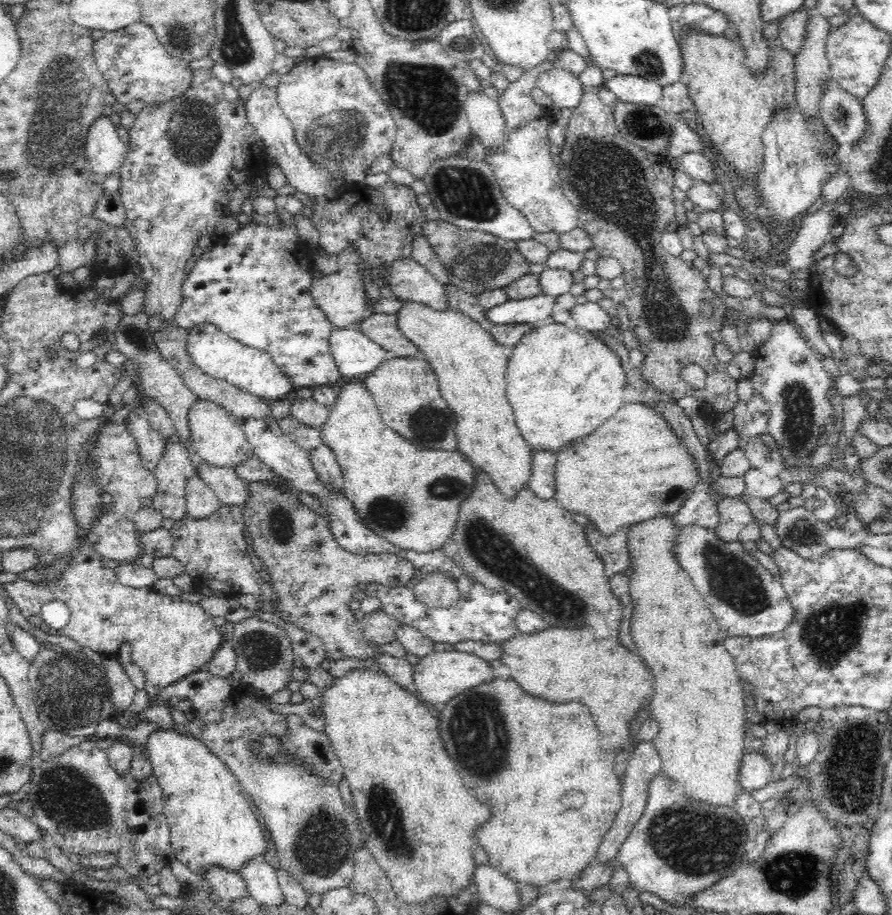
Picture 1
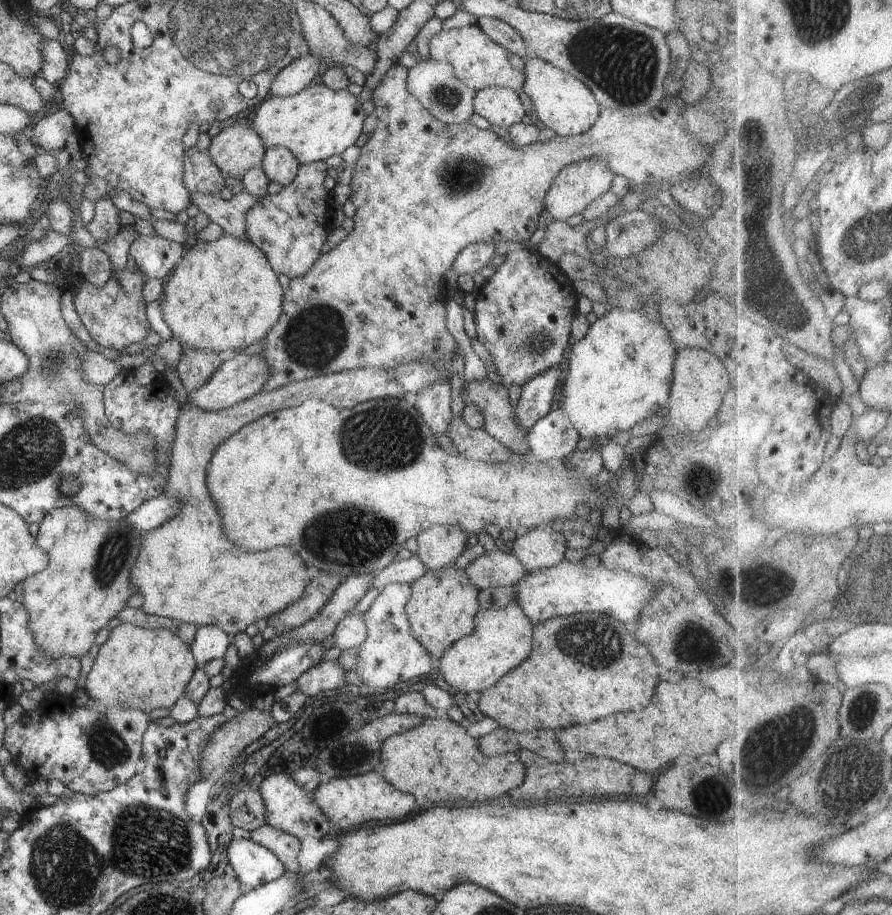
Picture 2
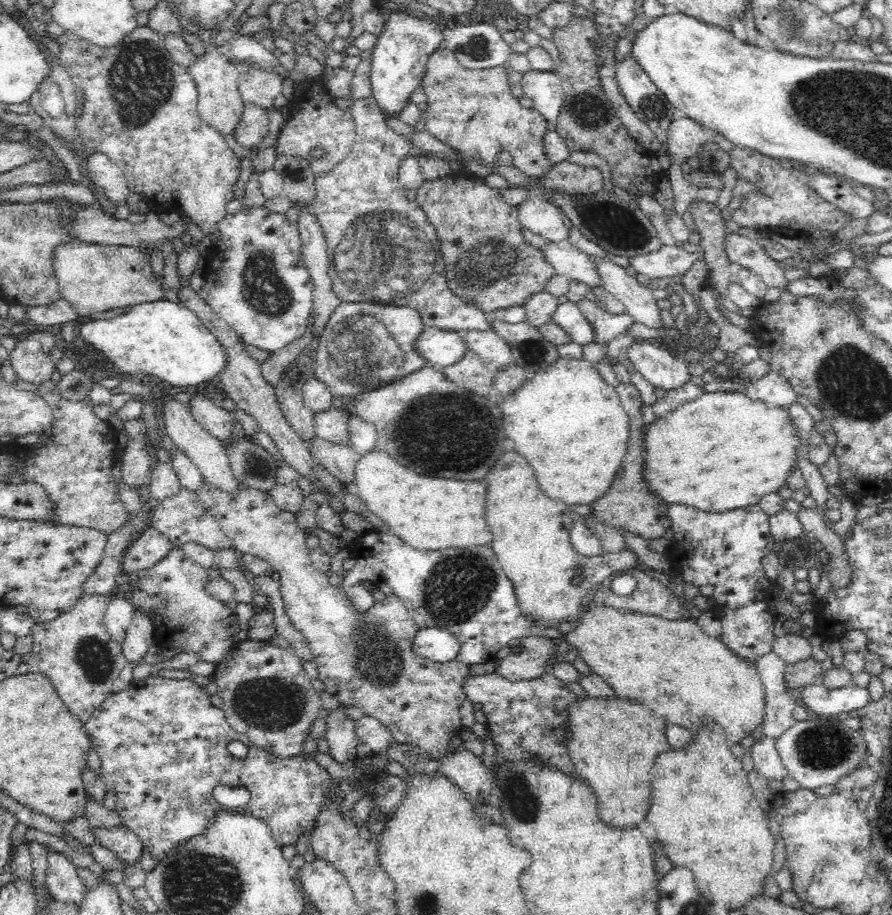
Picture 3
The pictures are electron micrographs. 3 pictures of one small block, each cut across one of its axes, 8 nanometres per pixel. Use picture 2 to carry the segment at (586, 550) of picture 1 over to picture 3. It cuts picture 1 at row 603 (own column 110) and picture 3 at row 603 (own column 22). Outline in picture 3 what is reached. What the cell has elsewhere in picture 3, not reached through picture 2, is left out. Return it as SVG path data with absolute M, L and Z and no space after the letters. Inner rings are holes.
M595 601L588 604L588 608L585 608L585 610L581 609L578 617L580 619L578 626L574 630L570 630L568 634L564 633L562 639L569 646L577 648L577 654L590 666L591 672L601 676L612 687L616 697L630 699L634 703L644 703L648 707L648 710L664 718L667 723L687 728L690 731L696 730L700 725L707 725L708 723L714 722L724 729L724 734L730 745L740 742L742 738L749 735L751 730L761 726L765 713L765 690L756 665L750 664L747 660L736 656L719 638L708 636L693 618L666 619L660 615L648 615L636 611L616 609Z

